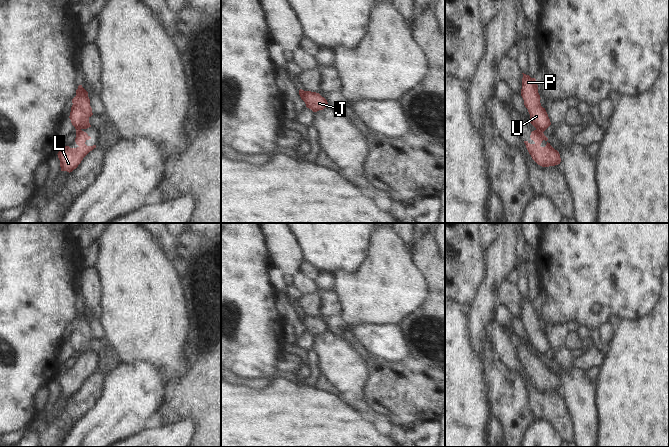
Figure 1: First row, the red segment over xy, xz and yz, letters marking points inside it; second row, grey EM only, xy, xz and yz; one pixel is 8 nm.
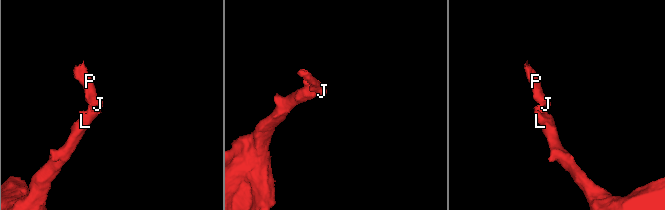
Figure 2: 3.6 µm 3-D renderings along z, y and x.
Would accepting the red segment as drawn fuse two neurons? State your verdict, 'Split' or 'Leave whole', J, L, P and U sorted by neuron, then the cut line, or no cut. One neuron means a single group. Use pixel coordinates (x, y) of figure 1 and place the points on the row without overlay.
Split. Groups: J P U / L. Split along yz (536, 352), (542, 356).

